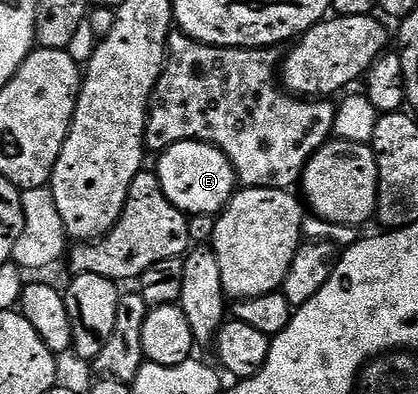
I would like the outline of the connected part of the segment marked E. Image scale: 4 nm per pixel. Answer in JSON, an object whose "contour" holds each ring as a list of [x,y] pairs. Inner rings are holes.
{"contour":[[[183,141],[160,152],[161,159],[155,170],[163,187],[163,193],[186,216],[212,215],[225,210],[238,190],[237,174],[231,161],[212,143]]]}

